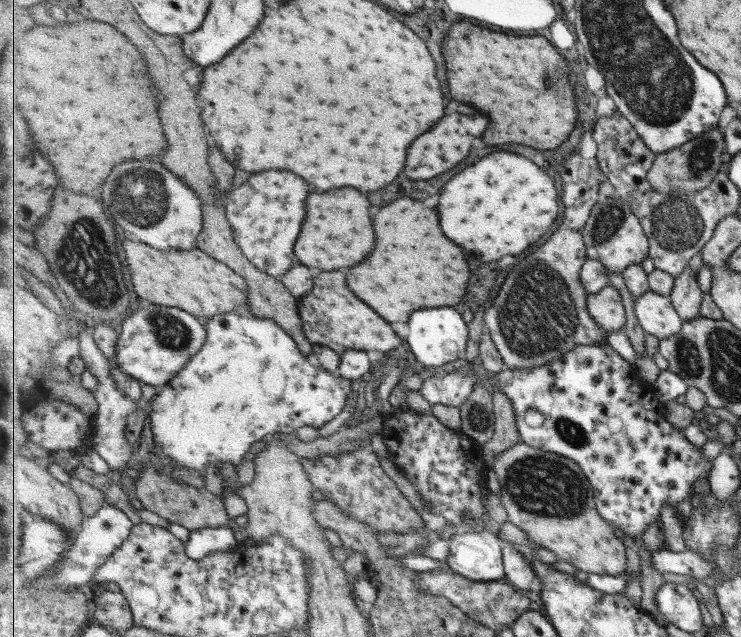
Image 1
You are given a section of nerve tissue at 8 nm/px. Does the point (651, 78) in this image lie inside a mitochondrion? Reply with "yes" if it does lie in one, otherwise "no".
yes

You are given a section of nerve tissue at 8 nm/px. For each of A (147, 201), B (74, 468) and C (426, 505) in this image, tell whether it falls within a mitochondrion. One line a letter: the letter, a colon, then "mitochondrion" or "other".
A: mitochondrion
B: other
C: other

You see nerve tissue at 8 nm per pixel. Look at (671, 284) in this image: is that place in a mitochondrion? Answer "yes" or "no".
no

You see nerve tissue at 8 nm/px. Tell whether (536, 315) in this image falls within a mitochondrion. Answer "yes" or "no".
yes

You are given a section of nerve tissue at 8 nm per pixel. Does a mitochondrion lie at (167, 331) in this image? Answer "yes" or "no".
yes

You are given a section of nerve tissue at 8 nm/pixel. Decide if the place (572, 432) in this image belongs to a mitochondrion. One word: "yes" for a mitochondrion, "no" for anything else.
yes

